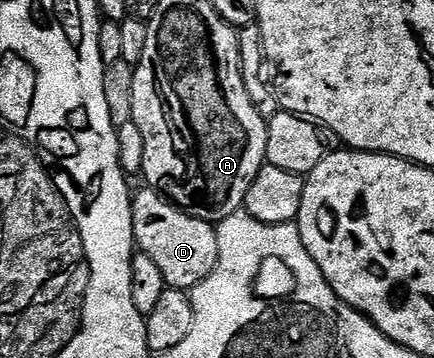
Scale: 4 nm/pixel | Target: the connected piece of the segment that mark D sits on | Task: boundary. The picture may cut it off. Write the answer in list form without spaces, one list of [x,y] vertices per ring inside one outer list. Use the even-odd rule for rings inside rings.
[[[153,189],[133,196],[134,241],[137,250],[156,263],[167,288],[189,292],[216,269],[218,233],[215,224],[192,217]]]

